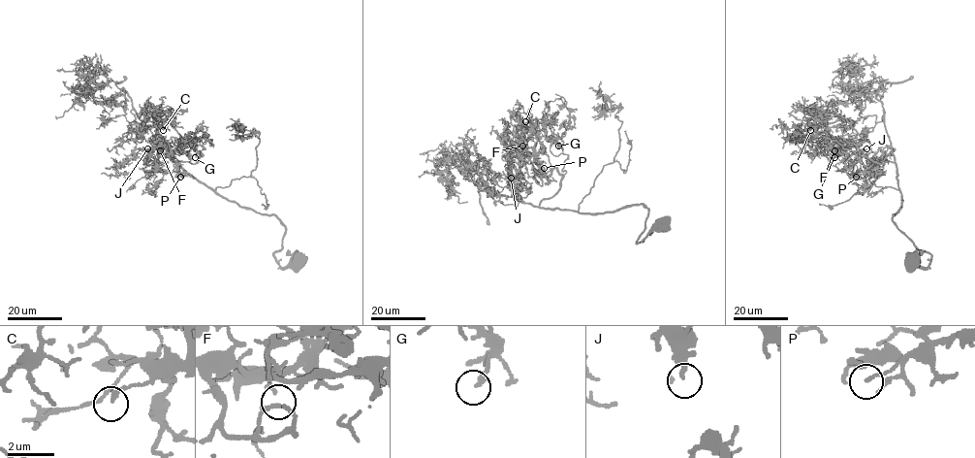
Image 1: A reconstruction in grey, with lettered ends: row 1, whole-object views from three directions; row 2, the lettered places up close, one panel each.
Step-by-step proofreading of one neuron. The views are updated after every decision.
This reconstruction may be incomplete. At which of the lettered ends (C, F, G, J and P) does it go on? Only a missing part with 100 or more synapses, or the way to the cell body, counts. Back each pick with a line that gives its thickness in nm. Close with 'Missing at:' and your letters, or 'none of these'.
Missing at: none of these

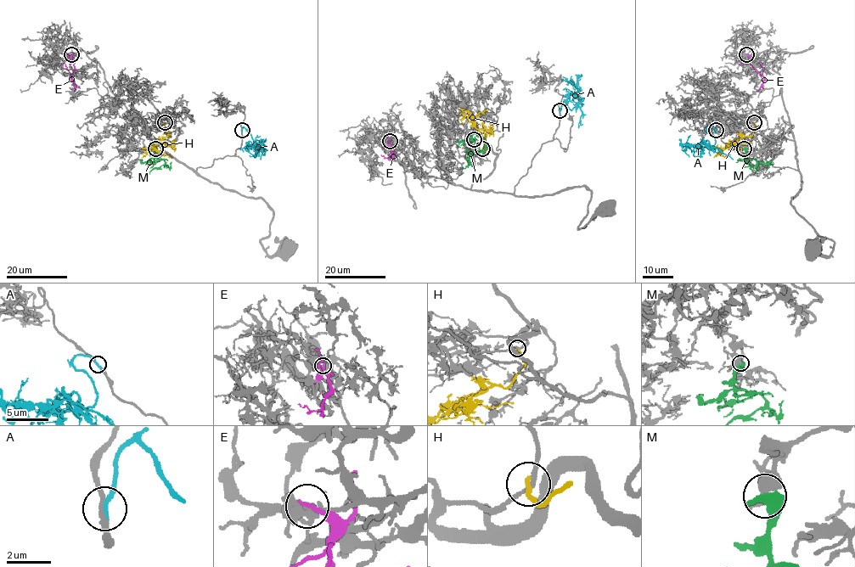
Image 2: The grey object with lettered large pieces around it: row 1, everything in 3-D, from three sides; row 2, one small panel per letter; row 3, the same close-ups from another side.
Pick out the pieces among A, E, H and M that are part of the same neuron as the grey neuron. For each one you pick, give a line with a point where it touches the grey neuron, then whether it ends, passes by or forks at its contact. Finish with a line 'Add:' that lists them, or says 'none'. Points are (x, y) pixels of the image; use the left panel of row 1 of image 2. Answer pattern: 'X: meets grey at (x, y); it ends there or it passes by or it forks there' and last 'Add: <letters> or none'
A: meets grey at (242, 130); it ends there
H: meets grey at (165, 122); it ends there
Add: A, H

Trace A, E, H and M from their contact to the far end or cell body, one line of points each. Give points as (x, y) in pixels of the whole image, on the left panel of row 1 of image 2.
A: (242, 130), (244, 126), (252, 136), (255, 146), (260, 143), (260, 145), (253, 145), (249, 151), (255, 156)
E: (71, 54), (74, 91)
H: (165, 122), (170, 136), (147, 150), (145, 155)
M: (155, 148), (154, 157), (160, 159), (145, 164)

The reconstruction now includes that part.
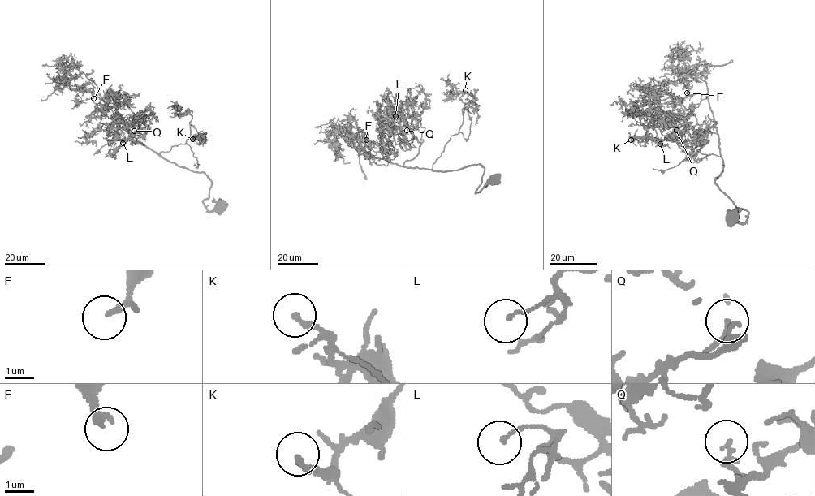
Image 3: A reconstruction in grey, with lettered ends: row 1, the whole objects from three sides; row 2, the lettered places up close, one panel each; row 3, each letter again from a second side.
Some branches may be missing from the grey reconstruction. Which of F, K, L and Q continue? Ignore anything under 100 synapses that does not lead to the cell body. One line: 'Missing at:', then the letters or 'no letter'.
Missing at: F

